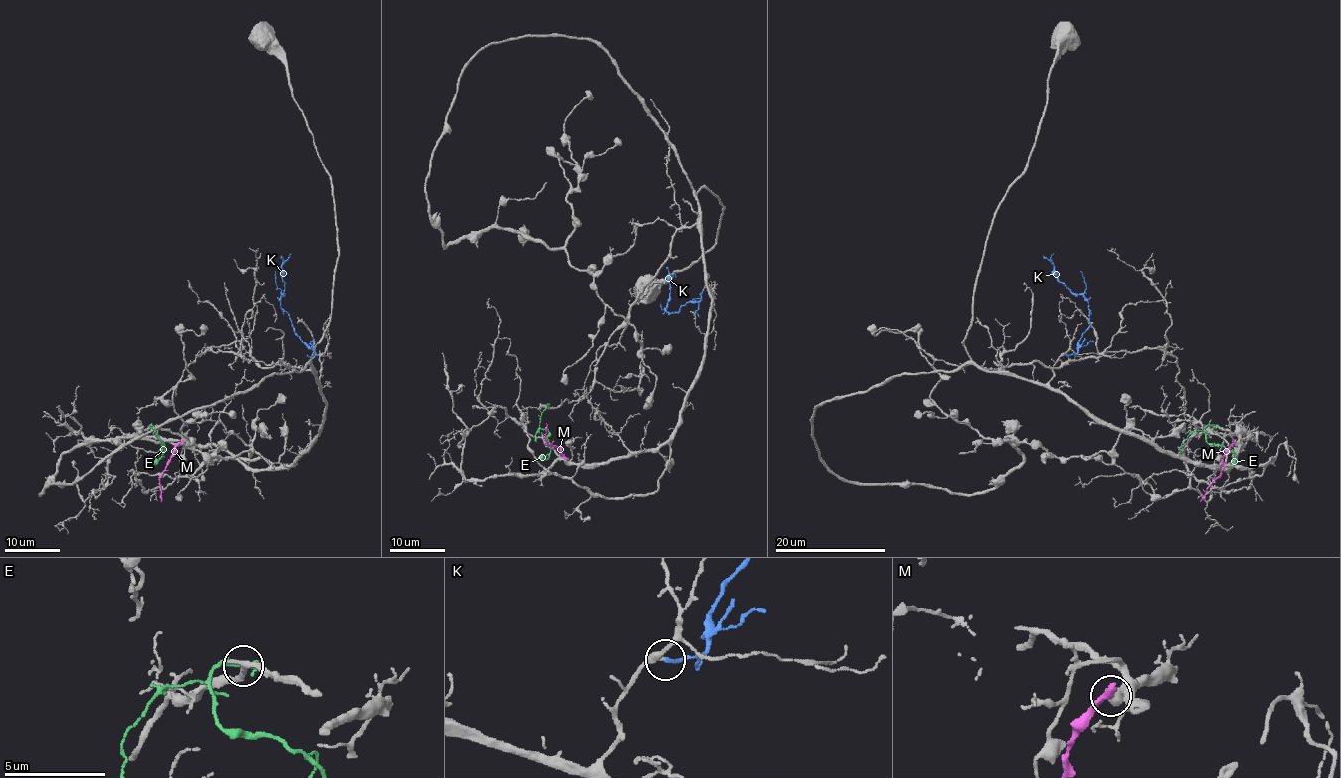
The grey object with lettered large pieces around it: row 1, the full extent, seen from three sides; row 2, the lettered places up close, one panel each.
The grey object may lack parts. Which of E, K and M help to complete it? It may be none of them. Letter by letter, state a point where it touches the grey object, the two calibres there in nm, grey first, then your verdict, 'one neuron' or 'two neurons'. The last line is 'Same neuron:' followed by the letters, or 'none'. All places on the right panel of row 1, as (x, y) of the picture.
E: meets grey at (1213, 426); 260 nm thick on the grey side, 260 nm on the other; two neurons
K: meets grey at (1066, 355); 180 nm thick on the grey side, 180 nm on the other; one neuron
M: meets grey at (1235, 443); 440 nm thick on the grey side, 480 nm on the other; two neurons
Same neuron: K

